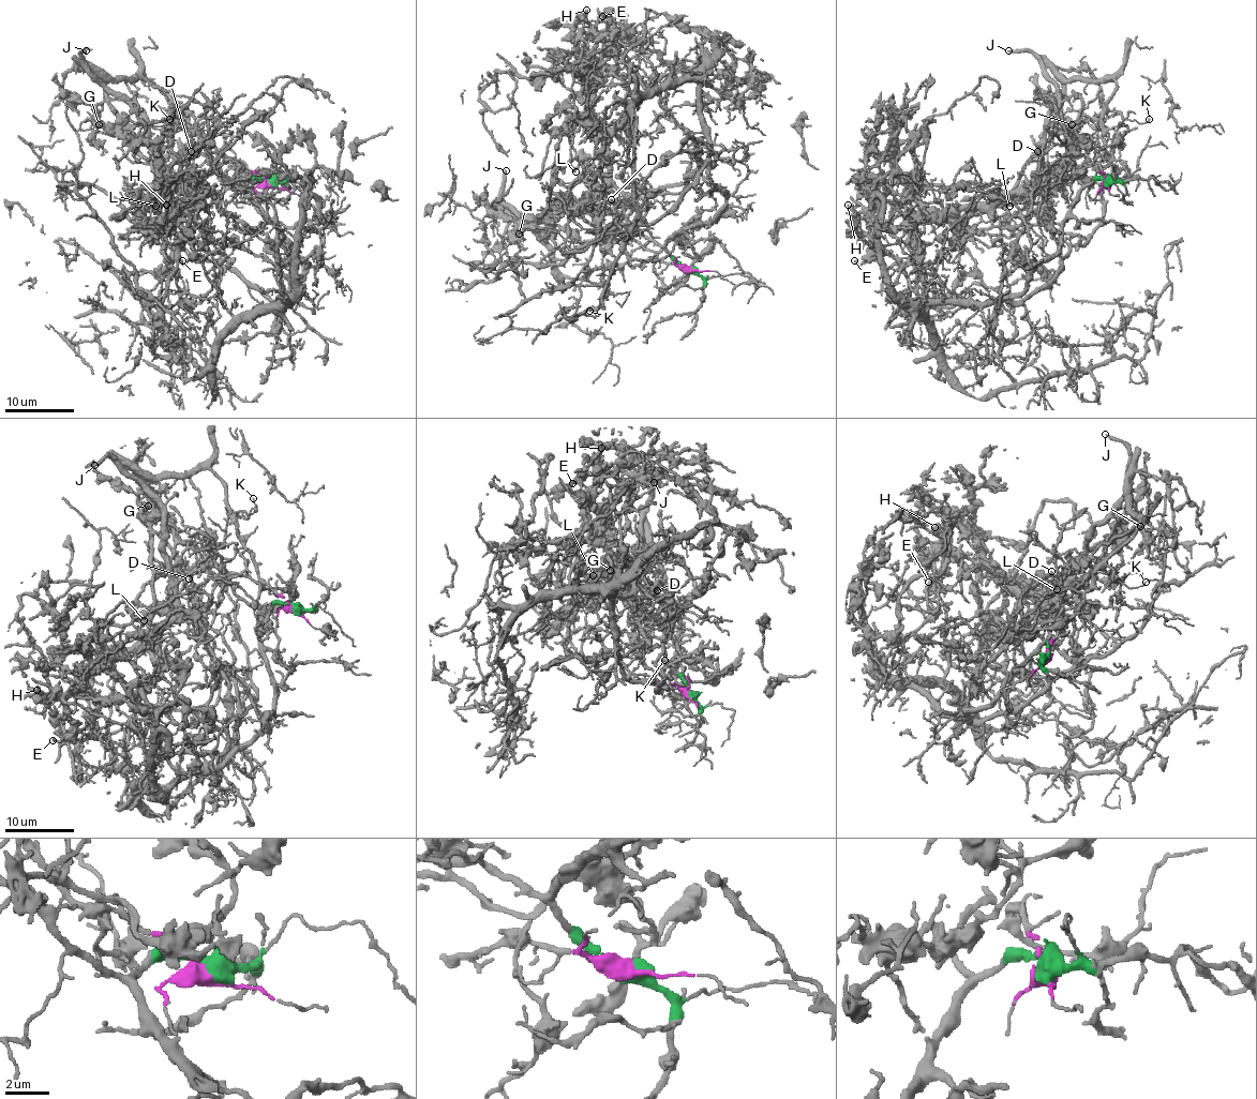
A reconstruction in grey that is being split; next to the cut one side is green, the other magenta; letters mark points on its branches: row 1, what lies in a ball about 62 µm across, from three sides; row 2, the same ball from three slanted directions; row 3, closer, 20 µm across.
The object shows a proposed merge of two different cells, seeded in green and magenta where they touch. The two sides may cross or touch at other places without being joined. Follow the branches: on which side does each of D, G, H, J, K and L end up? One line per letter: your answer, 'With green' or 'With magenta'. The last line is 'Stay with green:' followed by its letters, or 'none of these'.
D: With magenta
G: With magenta
H: With magenta
J: With magenta
K: With magenta
L: With magenta
Stay with green: none of these

